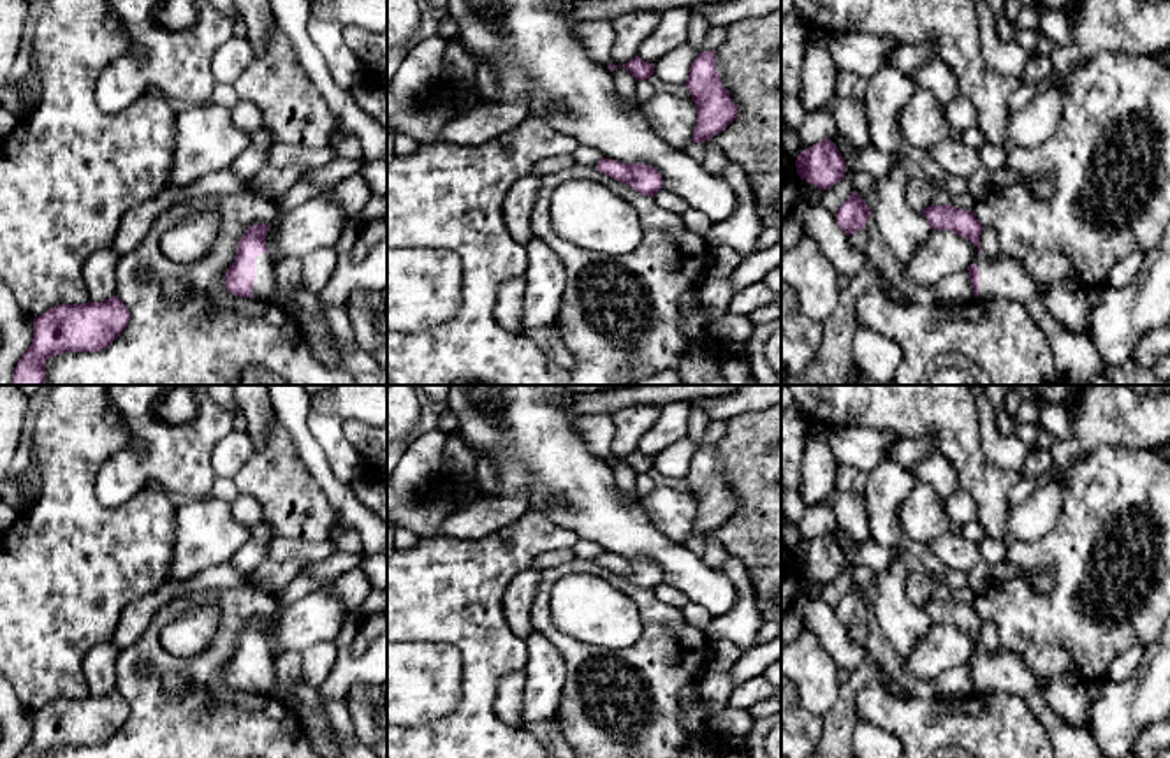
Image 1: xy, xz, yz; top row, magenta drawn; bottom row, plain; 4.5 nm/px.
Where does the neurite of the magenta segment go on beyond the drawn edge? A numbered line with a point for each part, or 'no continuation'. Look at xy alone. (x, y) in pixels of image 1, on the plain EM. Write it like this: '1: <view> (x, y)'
1: xy (264, 663)

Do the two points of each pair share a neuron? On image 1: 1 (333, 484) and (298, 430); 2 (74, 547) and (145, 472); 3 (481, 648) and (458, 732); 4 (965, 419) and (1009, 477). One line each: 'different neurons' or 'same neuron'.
1: same neuron
2: different neurons
3: same neuron
4: same neuron

